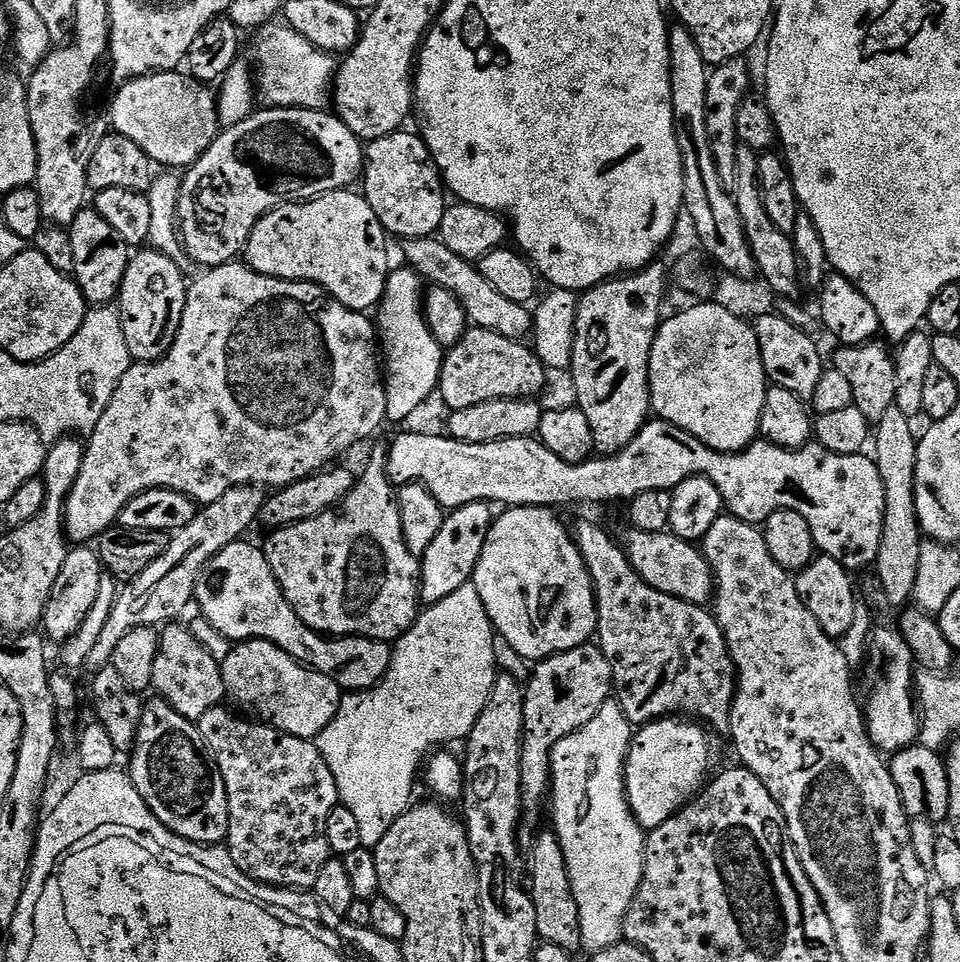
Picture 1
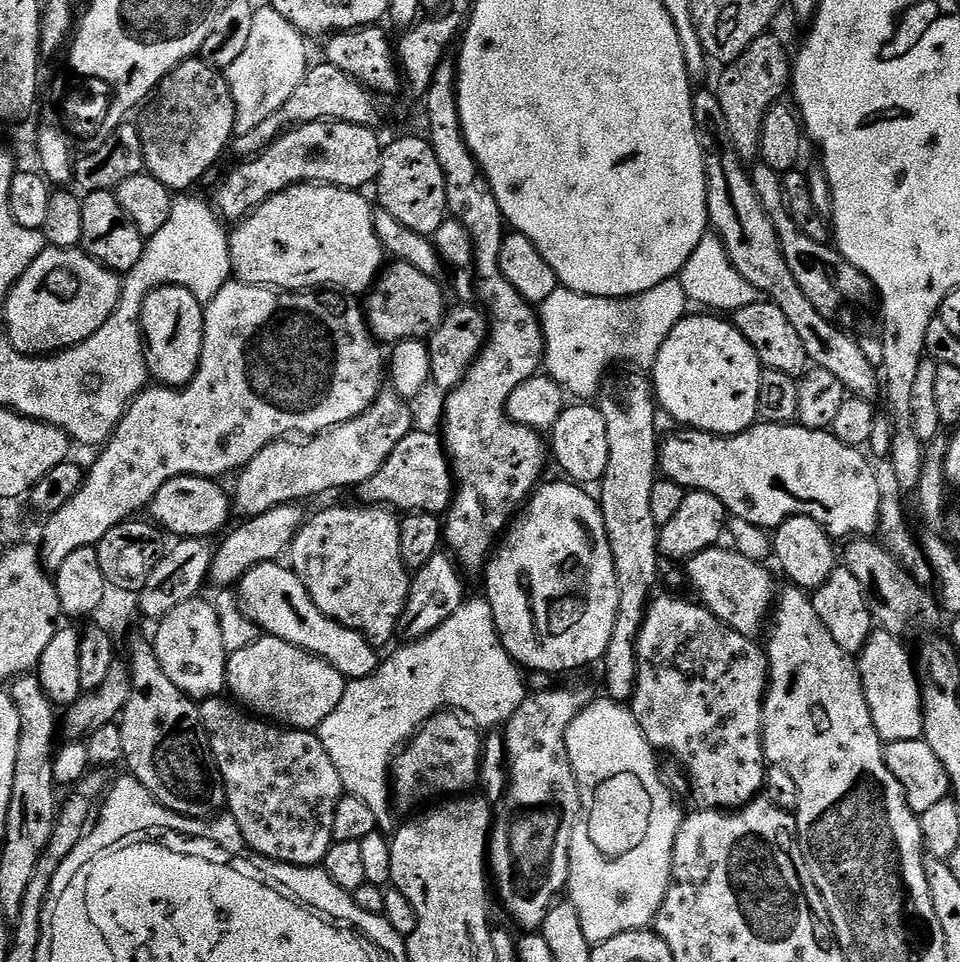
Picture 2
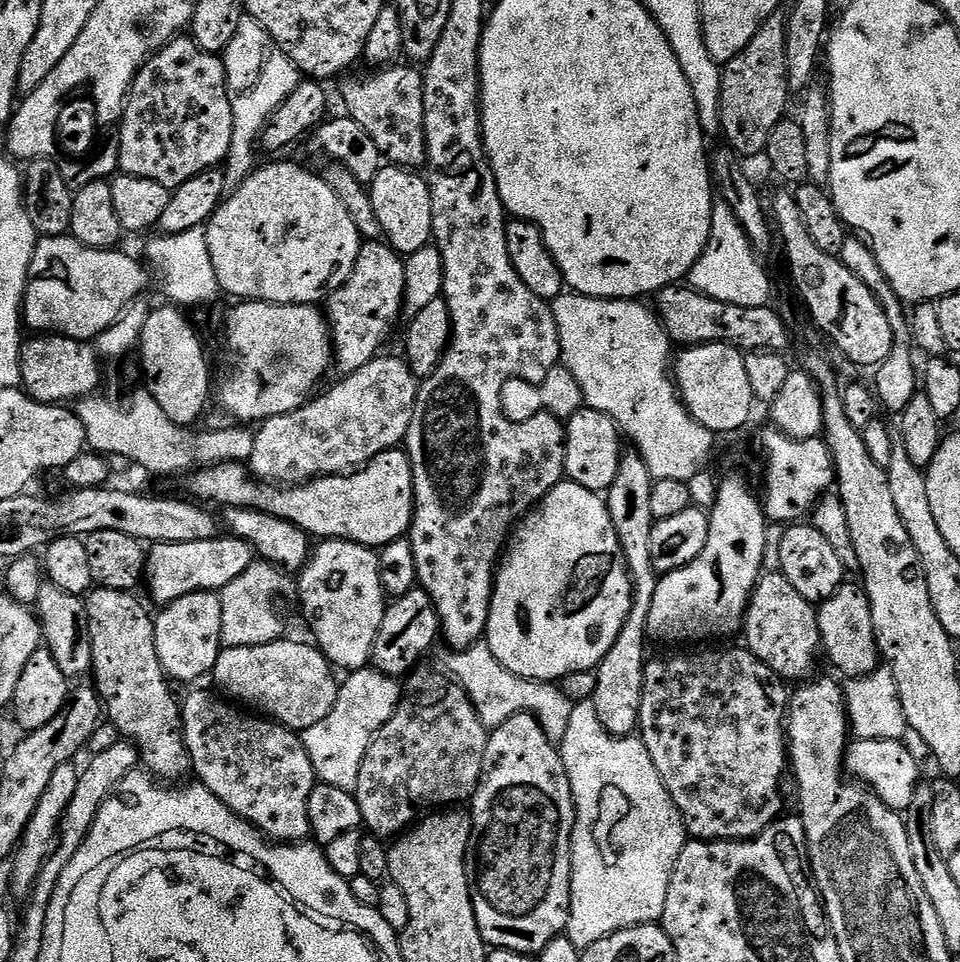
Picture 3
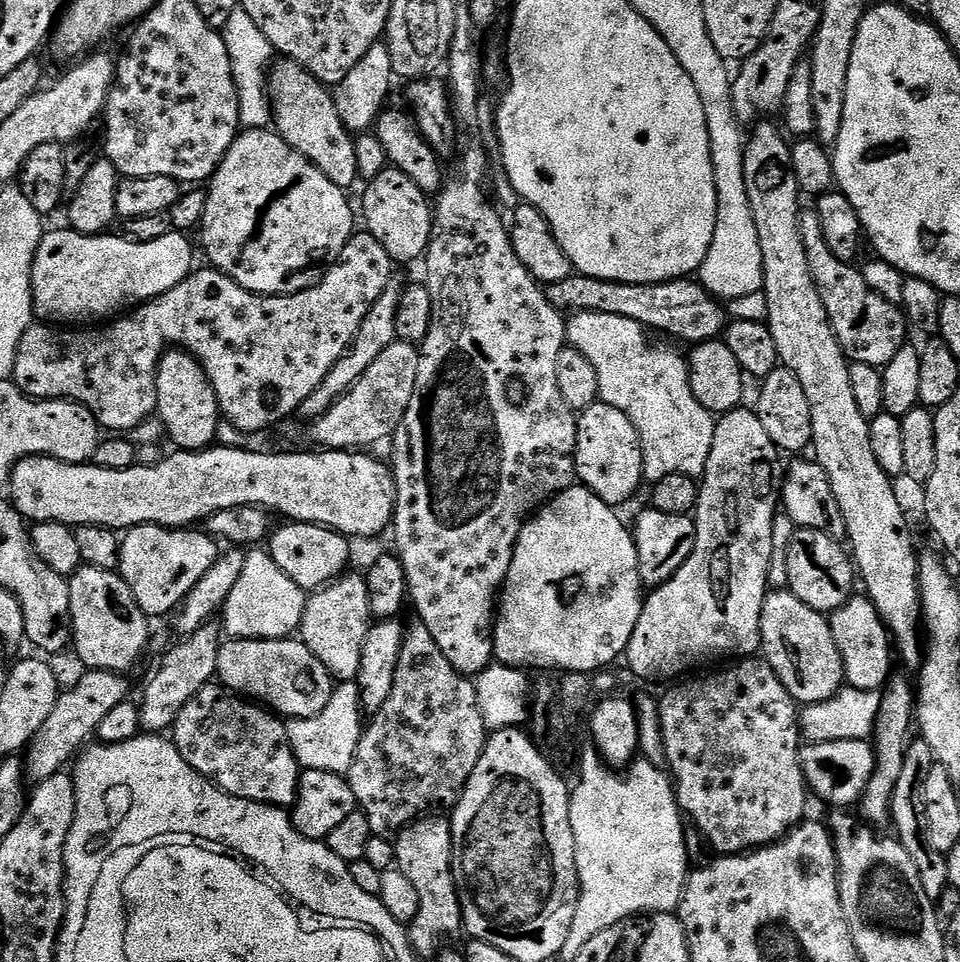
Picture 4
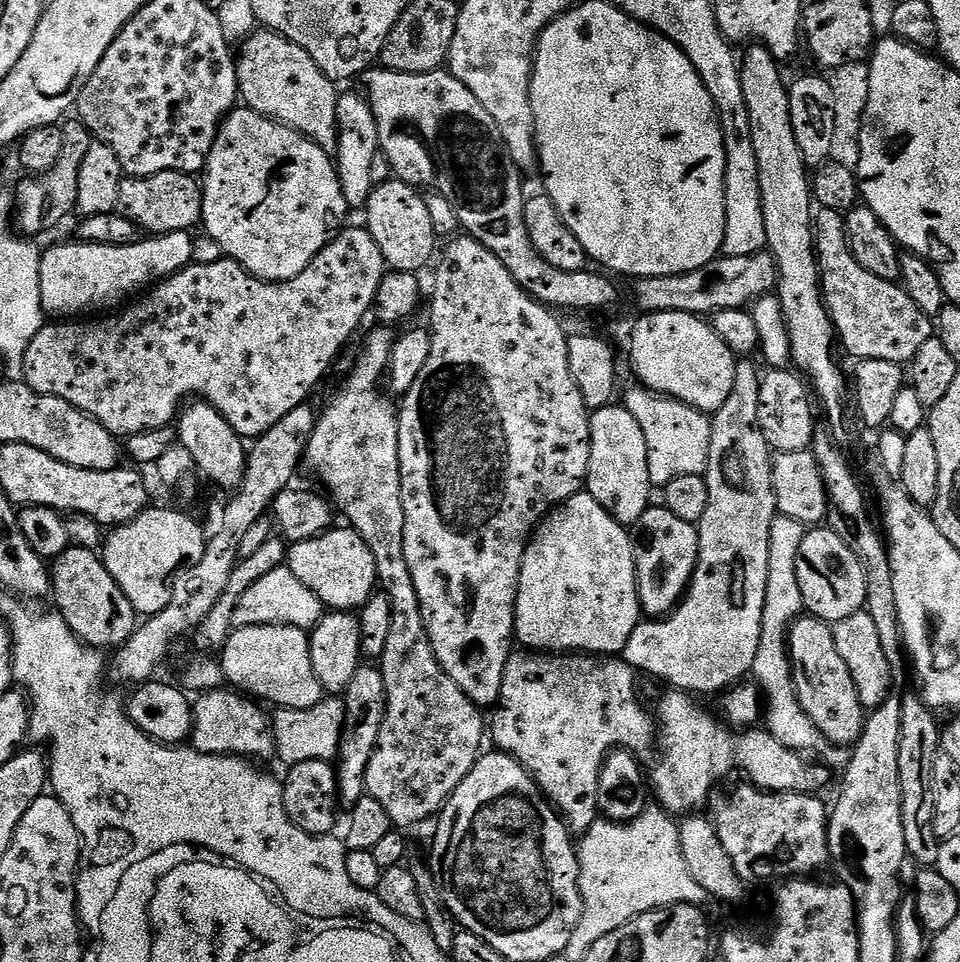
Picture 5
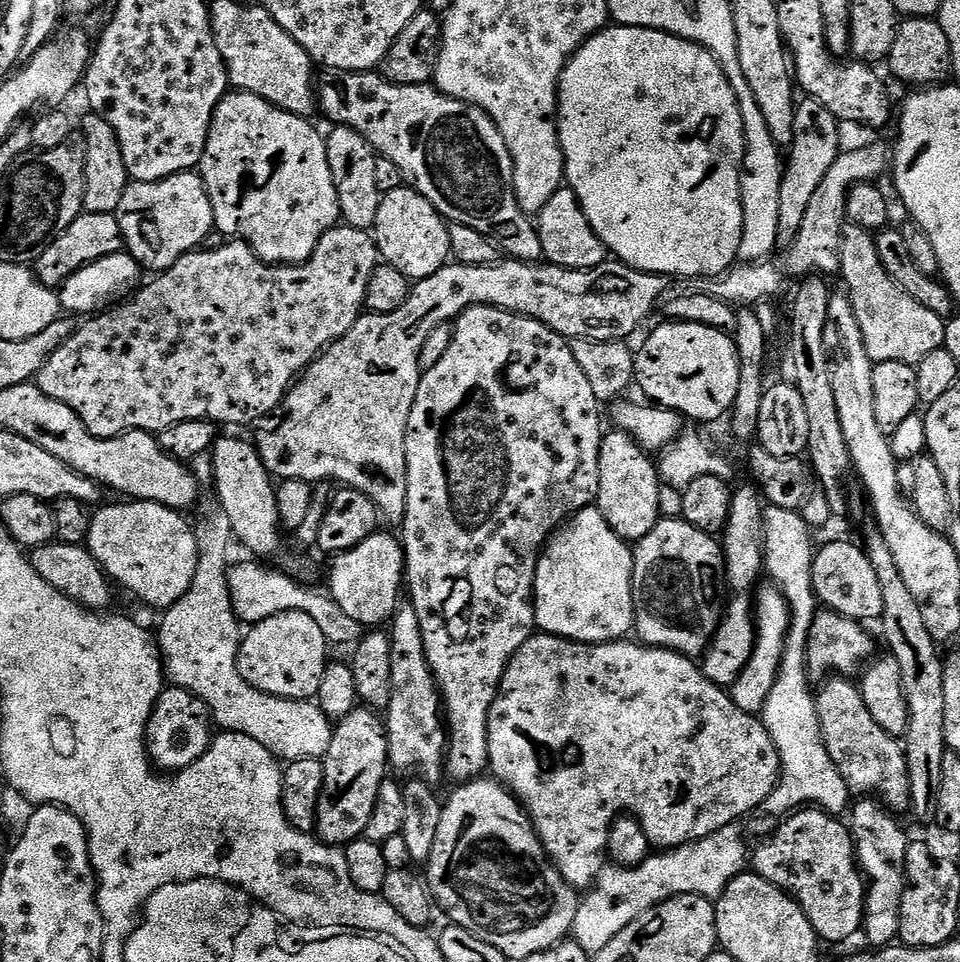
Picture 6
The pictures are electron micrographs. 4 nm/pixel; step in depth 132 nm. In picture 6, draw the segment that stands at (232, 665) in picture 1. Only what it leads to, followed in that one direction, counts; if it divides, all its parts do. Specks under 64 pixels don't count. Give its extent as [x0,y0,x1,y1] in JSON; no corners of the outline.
[236,611,330,700]

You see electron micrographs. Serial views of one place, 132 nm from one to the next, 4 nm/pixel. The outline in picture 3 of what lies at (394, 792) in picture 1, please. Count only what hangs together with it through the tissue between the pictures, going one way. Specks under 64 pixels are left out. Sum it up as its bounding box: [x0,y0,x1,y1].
[302,642,574,790]

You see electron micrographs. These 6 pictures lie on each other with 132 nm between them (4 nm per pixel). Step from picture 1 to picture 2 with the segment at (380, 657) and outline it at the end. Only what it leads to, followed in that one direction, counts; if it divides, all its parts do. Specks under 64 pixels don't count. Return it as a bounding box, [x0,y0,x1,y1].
[238,563,378,681]

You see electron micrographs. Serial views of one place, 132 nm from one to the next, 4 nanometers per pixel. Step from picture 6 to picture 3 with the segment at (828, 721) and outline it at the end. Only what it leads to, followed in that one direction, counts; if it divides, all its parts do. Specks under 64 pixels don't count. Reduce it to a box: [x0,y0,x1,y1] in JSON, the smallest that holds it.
[742,572,822,682]

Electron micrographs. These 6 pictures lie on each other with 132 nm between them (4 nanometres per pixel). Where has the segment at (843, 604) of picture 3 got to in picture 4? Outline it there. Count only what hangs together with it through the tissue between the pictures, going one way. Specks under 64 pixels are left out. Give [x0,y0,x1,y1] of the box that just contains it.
[830,594,894,692]

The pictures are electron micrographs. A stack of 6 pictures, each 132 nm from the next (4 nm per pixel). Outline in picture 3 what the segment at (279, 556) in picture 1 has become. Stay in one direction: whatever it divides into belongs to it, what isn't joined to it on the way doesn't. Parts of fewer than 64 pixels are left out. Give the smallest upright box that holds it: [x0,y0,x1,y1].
[298,540,386,674]

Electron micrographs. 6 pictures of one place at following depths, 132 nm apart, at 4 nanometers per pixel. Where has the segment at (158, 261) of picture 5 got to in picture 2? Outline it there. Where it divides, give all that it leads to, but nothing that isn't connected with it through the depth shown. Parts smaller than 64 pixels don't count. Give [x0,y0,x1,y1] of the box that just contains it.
[3,247,122,358]

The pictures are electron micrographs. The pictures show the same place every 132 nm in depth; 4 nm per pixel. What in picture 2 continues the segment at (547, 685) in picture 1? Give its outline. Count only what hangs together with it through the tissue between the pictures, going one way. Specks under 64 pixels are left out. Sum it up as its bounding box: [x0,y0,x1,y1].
[486,688,590,930]

